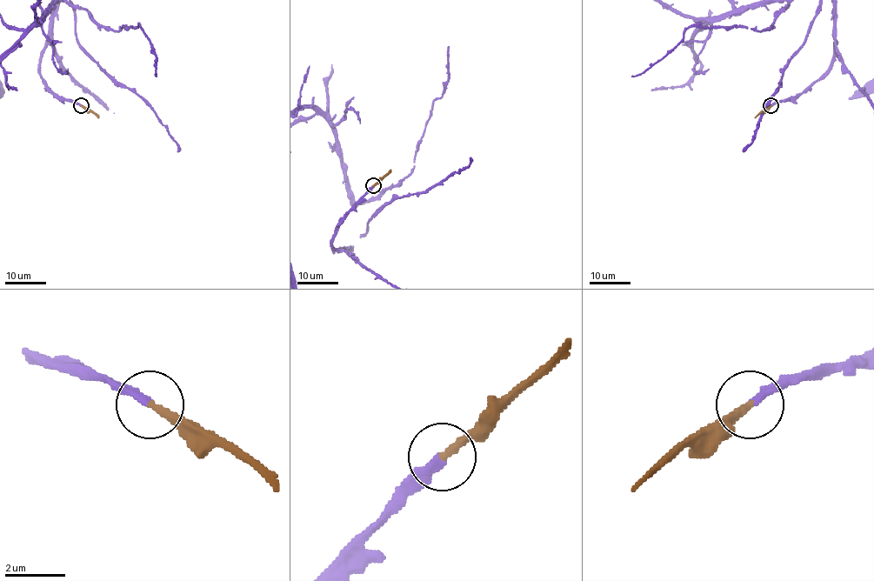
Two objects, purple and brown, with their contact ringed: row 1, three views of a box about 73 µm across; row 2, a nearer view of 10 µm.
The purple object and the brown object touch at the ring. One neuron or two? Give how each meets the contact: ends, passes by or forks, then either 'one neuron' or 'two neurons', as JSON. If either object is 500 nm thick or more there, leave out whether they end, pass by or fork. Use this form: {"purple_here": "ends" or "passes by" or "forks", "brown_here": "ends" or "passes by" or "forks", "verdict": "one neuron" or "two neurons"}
{"purple_here": "ends", "brown_here": "ends", "verdict": "one neuron"}

